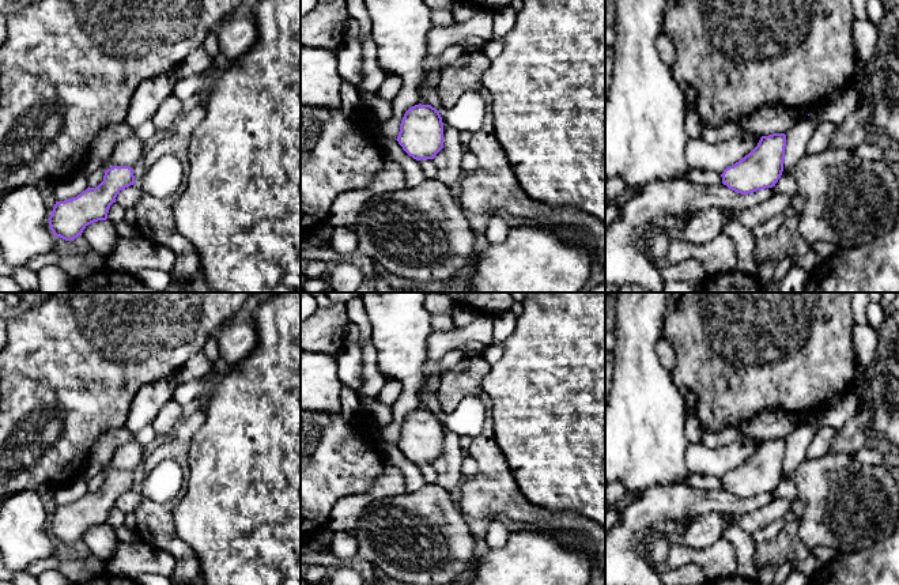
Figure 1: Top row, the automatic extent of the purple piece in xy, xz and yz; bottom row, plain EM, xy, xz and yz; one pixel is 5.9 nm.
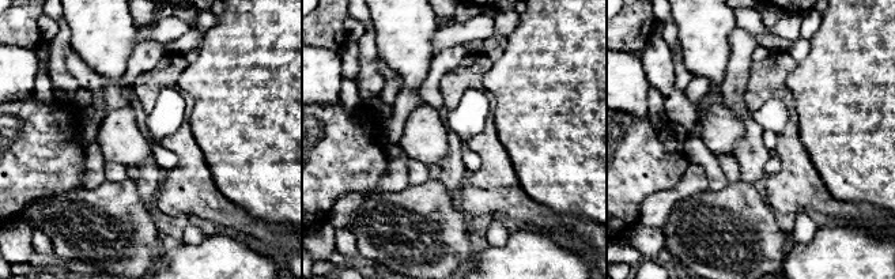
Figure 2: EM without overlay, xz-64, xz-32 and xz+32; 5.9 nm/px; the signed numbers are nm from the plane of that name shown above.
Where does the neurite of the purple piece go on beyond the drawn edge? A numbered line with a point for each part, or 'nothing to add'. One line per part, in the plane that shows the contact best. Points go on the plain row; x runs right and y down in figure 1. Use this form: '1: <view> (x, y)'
nothing to add

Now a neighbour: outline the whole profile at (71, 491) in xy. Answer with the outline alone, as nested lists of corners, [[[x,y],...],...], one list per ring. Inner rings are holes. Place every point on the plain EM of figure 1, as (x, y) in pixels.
[[[79,476],[72,482],[68,482],[60,487],[56,487],[53,492],[53,503],[56,506],[64,506],[64,505],[76,502],[87,492],[88,492],[88,488],[87,488],[86,480],[82,476]]]

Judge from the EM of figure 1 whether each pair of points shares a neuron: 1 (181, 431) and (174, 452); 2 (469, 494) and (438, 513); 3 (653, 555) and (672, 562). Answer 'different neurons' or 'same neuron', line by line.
1: same neuron
2: different neurons
3: different neurons

